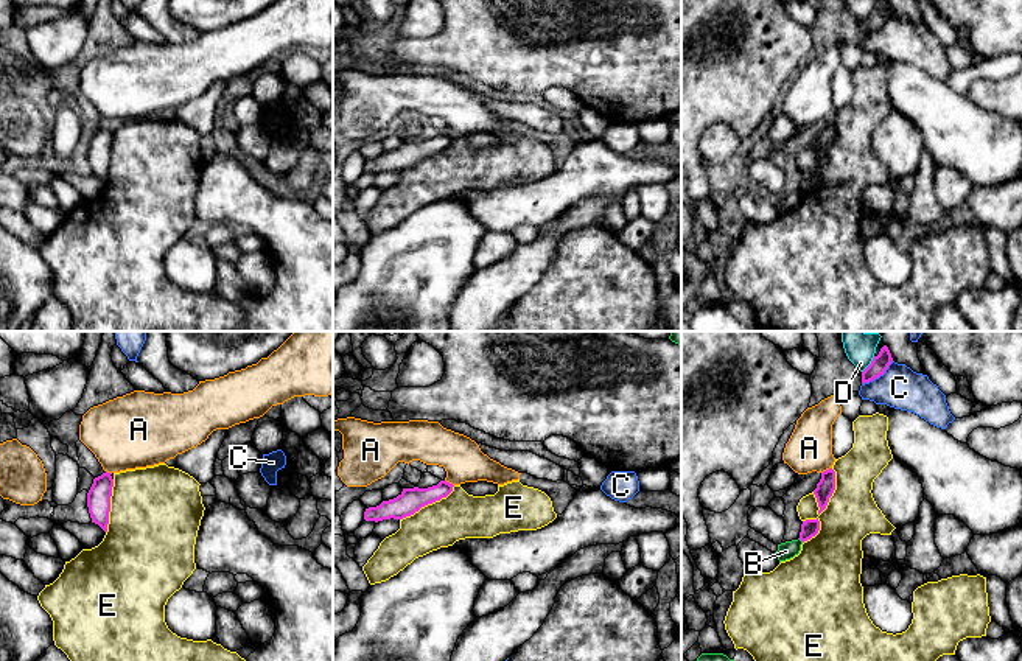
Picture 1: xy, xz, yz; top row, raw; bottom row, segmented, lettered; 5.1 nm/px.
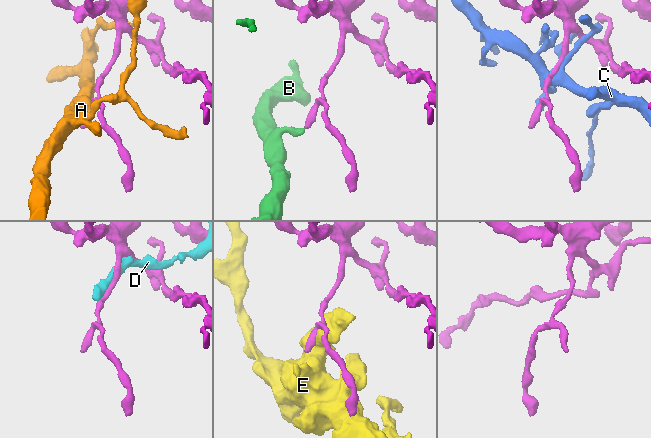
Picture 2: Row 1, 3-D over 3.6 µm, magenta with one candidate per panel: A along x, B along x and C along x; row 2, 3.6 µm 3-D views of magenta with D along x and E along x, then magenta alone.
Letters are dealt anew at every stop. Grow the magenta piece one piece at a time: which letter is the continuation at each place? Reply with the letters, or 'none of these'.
none of these

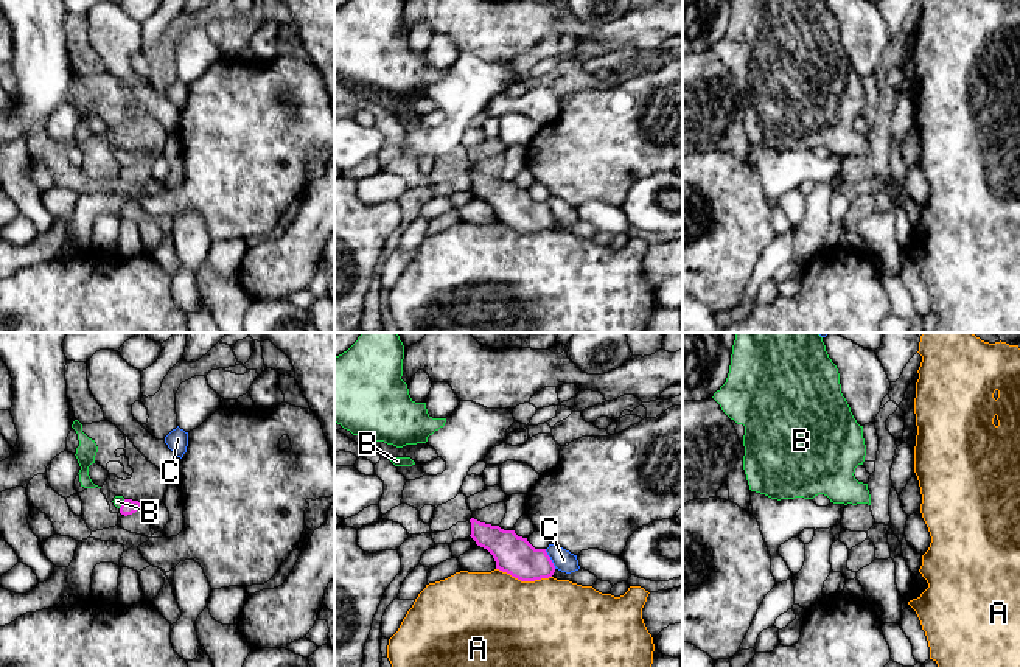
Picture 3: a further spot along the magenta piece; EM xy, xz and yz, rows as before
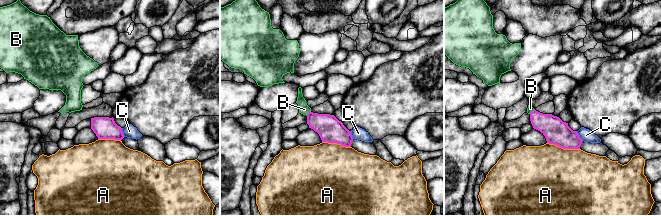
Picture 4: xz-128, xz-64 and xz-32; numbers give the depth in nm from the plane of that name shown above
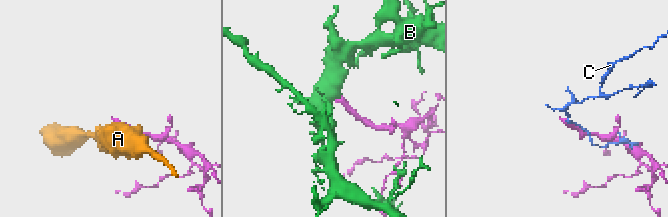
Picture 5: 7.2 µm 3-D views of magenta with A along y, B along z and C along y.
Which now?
B

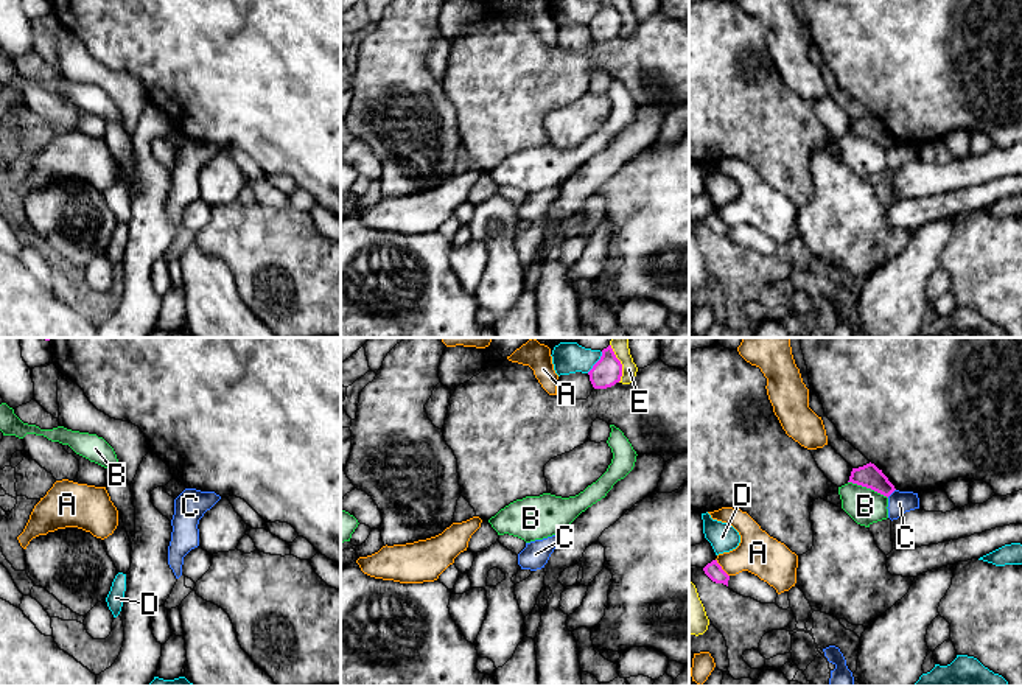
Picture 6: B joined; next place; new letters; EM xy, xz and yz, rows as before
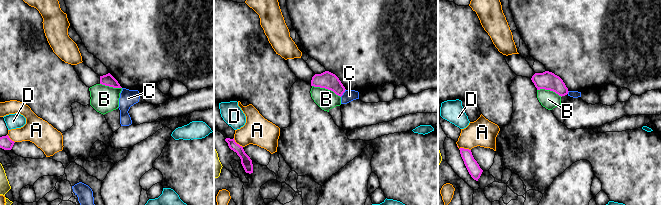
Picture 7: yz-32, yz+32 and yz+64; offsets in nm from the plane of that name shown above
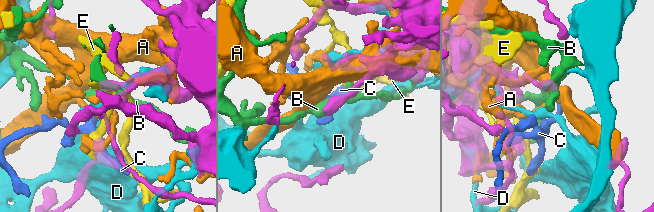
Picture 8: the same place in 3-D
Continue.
none of these

